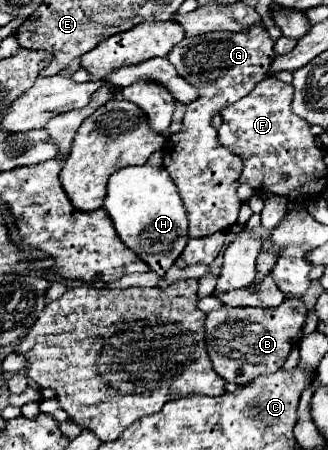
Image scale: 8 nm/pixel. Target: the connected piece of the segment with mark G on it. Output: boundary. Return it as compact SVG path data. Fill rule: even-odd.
M251 25L241 31L217 31L185 37L167 57L175 65L177 73L201 91L201 99L189 103L181 131L169 135L163 147L163 165L183 197L189 215L189 235L193 239L227 231L237 223L241 209L237 187L243 161L219 145L217 129L211 125L211 117L219 113L221 107L245 97L261 79L269 75L269 65L275 57L273 45L275 43L263 25Z

